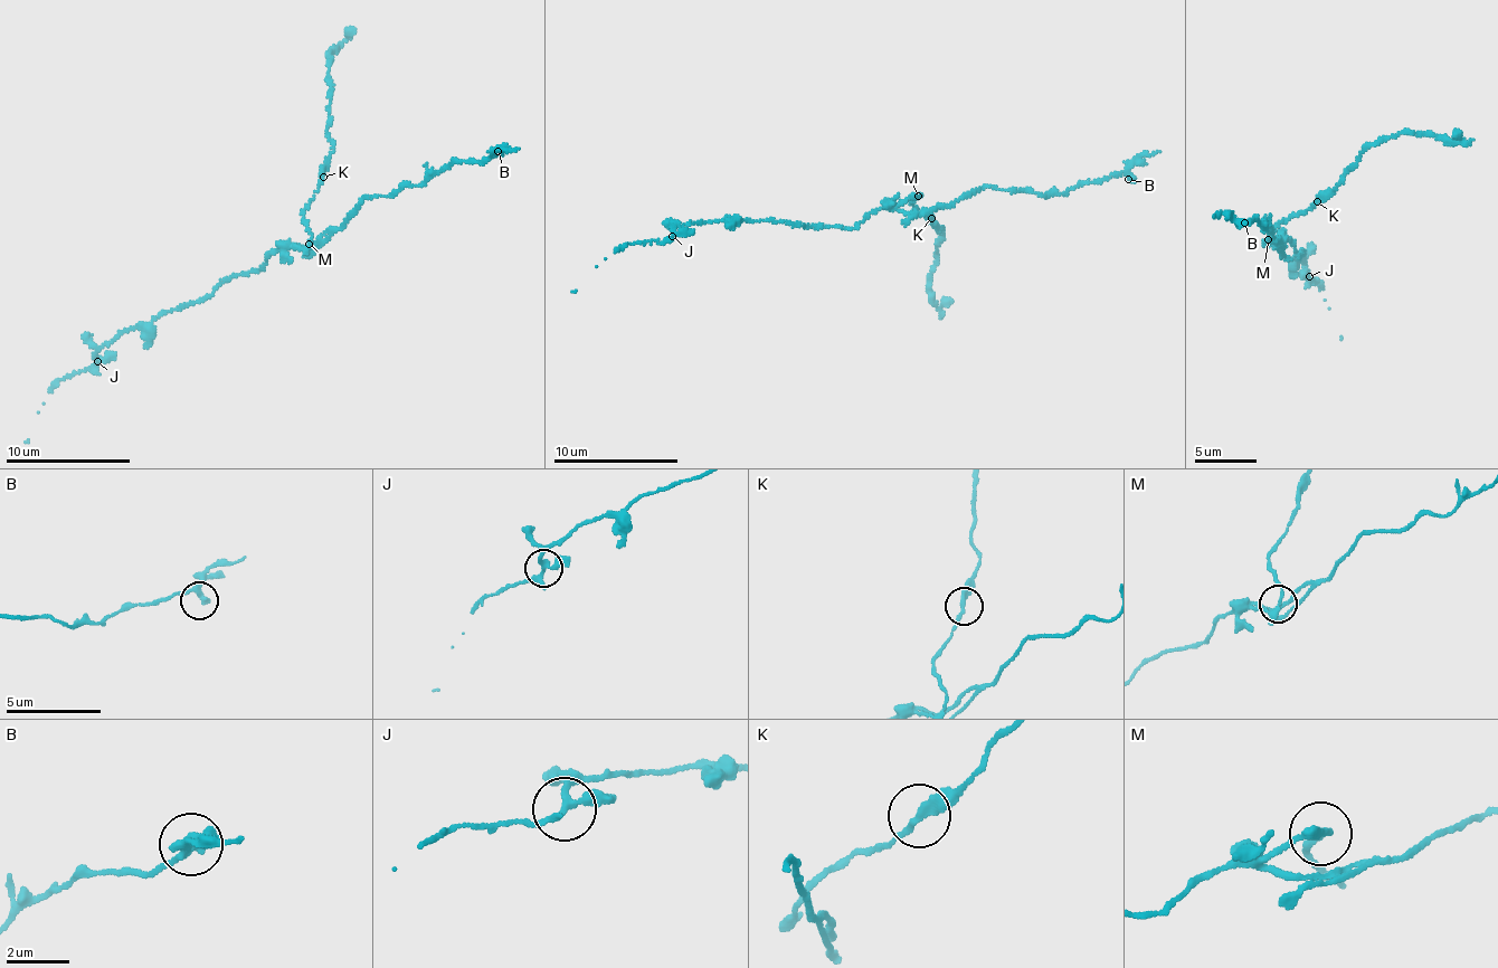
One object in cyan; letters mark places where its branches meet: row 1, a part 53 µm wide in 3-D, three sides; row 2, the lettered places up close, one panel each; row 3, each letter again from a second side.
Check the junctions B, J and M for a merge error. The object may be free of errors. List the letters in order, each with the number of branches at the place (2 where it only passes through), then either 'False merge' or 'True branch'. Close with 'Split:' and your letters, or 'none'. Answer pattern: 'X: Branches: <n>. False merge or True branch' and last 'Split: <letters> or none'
B: Branches: 2. True branch
J: Branches: 3. True branch
M: Branches: 2. False merge
Split: M

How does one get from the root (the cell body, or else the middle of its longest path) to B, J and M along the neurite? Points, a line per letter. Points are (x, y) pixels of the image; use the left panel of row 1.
B: (264, 264), (281, 249), (320, 244), (362, 199), (392, 197), (453, 163), (481, 162), (498, 151)
J: (264, 264), (258, 269), (234, 274), (197, 302), (162, 311), (149, 323), (124, 329), (96, 352), (97, 361)
M: (264, 264), (269, 253), (290, 247), (305, 248), (309, 243)

